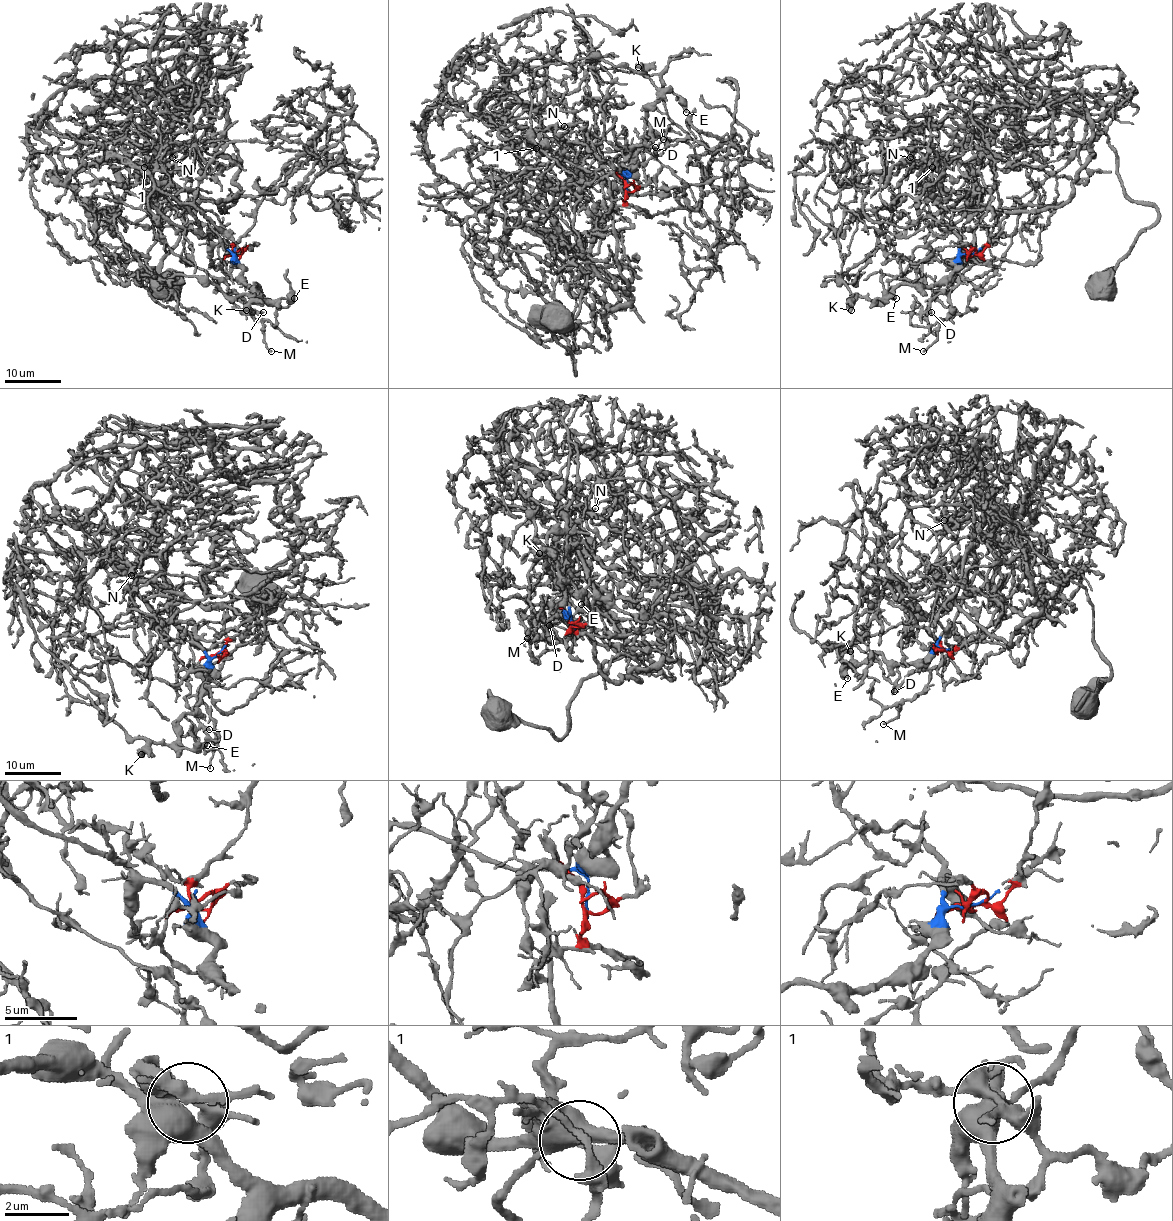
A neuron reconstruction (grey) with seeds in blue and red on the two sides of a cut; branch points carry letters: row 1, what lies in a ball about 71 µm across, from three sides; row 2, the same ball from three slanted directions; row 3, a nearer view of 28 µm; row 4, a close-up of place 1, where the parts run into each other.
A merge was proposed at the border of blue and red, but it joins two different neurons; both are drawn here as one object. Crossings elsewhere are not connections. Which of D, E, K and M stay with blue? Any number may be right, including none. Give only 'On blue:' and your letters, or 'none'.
On blue: E, K

